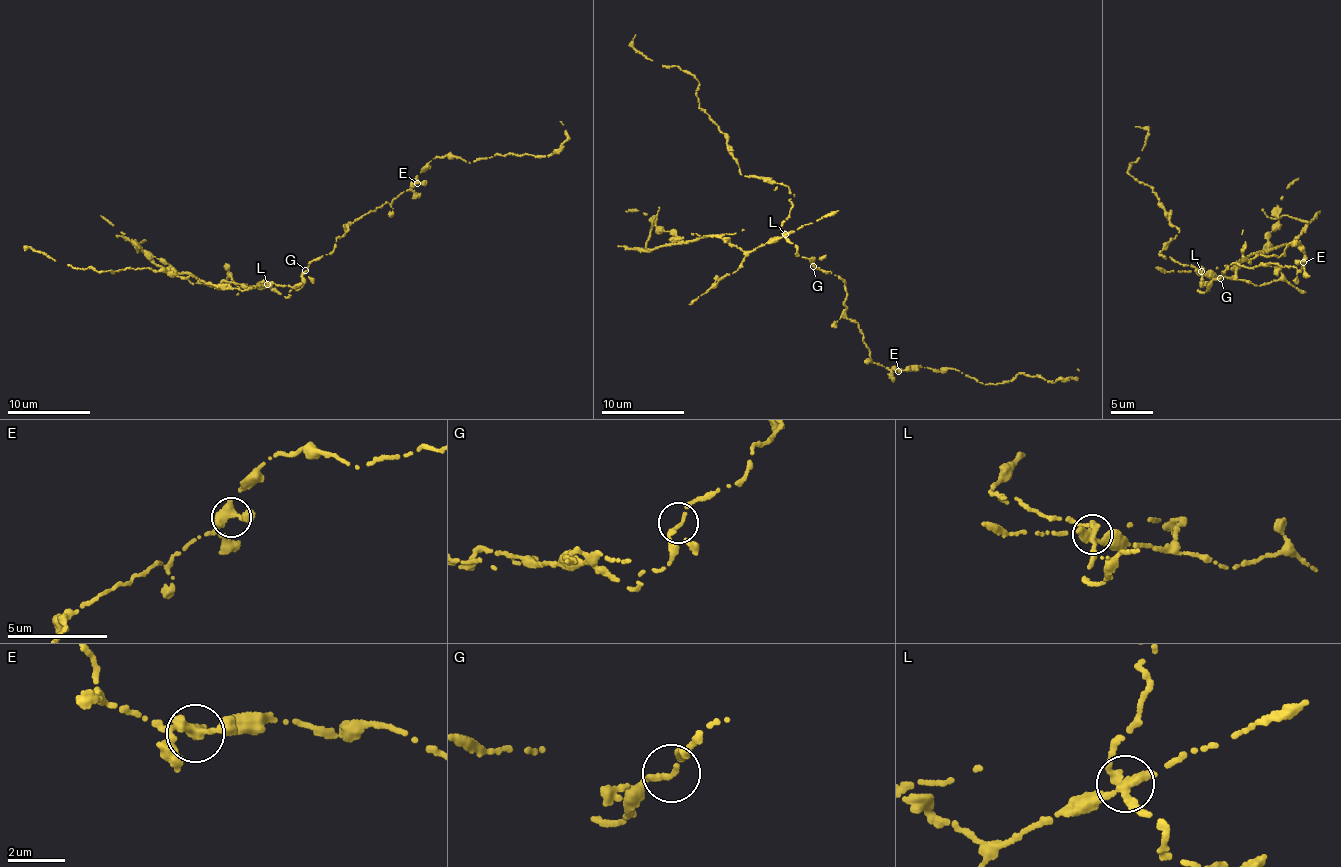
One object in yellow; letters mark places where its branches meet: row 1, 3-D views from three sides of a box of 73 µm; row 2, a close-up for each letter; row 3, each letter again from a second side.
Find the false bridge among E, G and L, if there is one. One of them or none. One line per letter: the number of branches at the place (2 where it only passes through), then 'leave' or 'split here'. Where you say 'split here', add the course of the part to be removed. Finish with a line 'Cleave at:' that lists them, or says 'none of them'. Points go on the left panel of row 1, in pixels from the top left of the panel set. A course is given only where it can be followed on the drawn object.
E: 3 branches meet; leave
G: 2 branches meet; leave
L: 3 branches meet; split here; foreign part runs (267, 284), (246, 287), (225, 280), (214, 286), (204, 284), (188, 273), (175, 272), (101, 216)
Cleave at: L

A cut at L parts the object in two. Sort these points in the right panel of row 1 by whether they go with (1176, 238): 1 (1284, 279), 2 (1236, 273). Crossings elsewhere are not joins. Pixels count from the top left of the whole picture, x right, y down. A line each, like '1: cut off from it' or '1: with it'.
1: cut off from it
2: cut off from it

